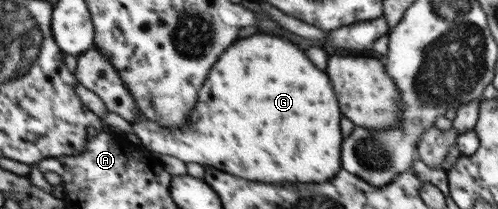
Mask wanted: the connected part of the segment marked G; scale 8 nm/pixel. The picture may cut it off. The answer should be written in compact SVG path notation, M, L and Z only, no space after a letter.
M250 35L246 39L240 39L236 43L232 43L222 55L220 59L216 61L216 65L212 67L211 72L204 85L200 88L198 93L198 101L192 109L192 114L189 120L180 125L177 129L171 129L170 127L164 127L160 123L150 121L144 116L136 118L131 123L134 133L139 137L141 143L148 150L152 152L161 153L164 155L173 155L180 159L180 161L196 162L200 165L212 165L220 171L226 171L226 173L232 173L232 175L238 175L238 177L244 177L244 179L250 179L250 181L262 181L262 183L280 183L280 181L304 181L304 183L322 183L322 181L328 181L332 179L338 169L340 169L340 145L342 145L342 135L340 135L340 109L338 109L338 99L336 99L336 93L332 89L332 83L328 79L328 75L320 69L314 67L314 63L304 55L302 49L298 49L294 43L286 43L278 37L272 37L272 35Z

